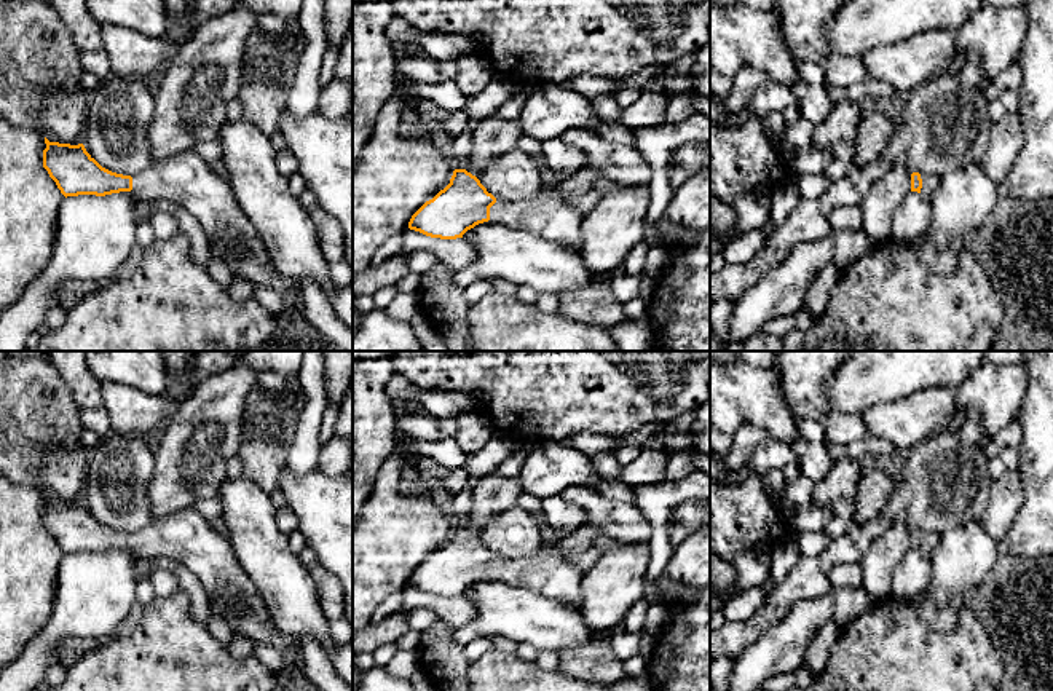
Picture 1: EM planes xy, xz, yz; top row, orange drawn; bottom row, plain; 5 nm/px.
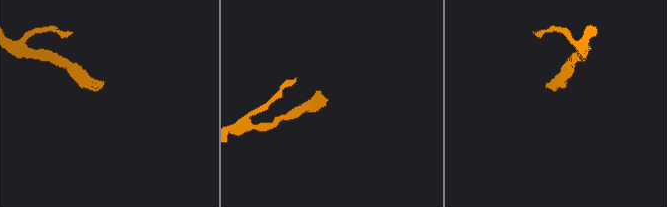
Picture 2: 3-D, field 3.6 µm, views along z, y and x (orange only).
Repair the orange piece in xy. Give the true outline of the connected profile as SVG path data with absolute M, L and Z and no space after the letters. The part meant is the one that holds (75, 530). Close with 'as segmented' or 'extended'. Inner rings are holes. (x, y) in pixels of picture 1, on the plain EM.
M45 495L43 525L56 539L61 551L67 554L96 552L105 554L120 549L131 549L139 557L156 559L168 557L182 563L193 571L199 584L207 594L209 608L220 614L233 634L239 634L257 645L273 645L290 675L302 670L305 657L292 635L278 630L270 616L270 608L262 598L258 589L249 575L241 568L230 543L215 533L209 522L198 515L193 507L174 512L155 520L148 527L131 533L123 533L102 525L85 506L83 501L70 503L49 499Z; extended

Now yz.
M911 531L911 549L921 551L924 555L930 555L935 549L937 543L940 539L940 535L933 531Z; extended

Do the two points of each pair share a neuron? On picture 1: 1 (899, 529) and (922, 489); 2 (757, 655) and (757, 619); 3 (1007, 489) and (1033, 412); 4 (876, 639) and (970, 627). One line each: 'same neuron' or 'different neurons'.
1: different neurons
2: different neurons
3: different neurons
4: same neuron

